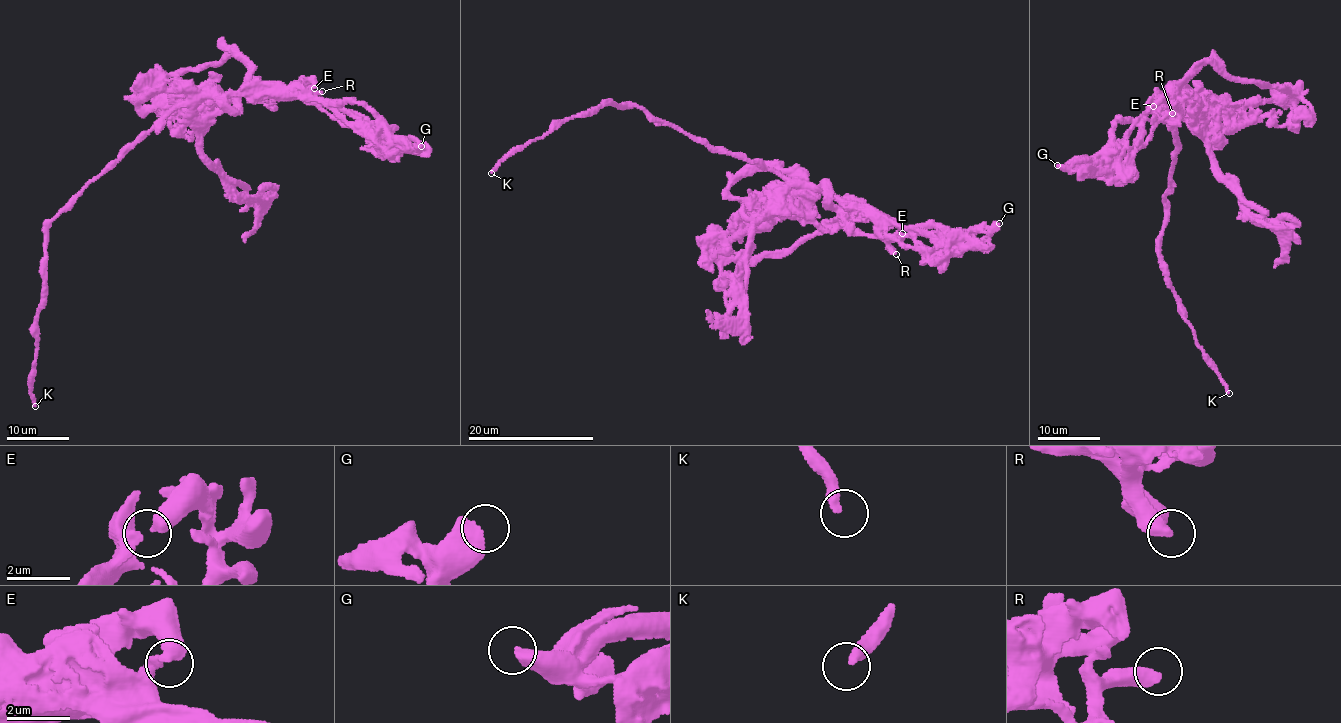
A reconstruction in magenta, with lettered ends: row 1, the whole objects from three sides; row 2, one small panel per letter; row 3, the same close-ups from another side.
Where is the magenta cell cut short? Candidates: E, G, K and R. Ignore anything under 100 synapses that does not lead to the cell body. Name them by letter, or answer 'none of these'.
K

